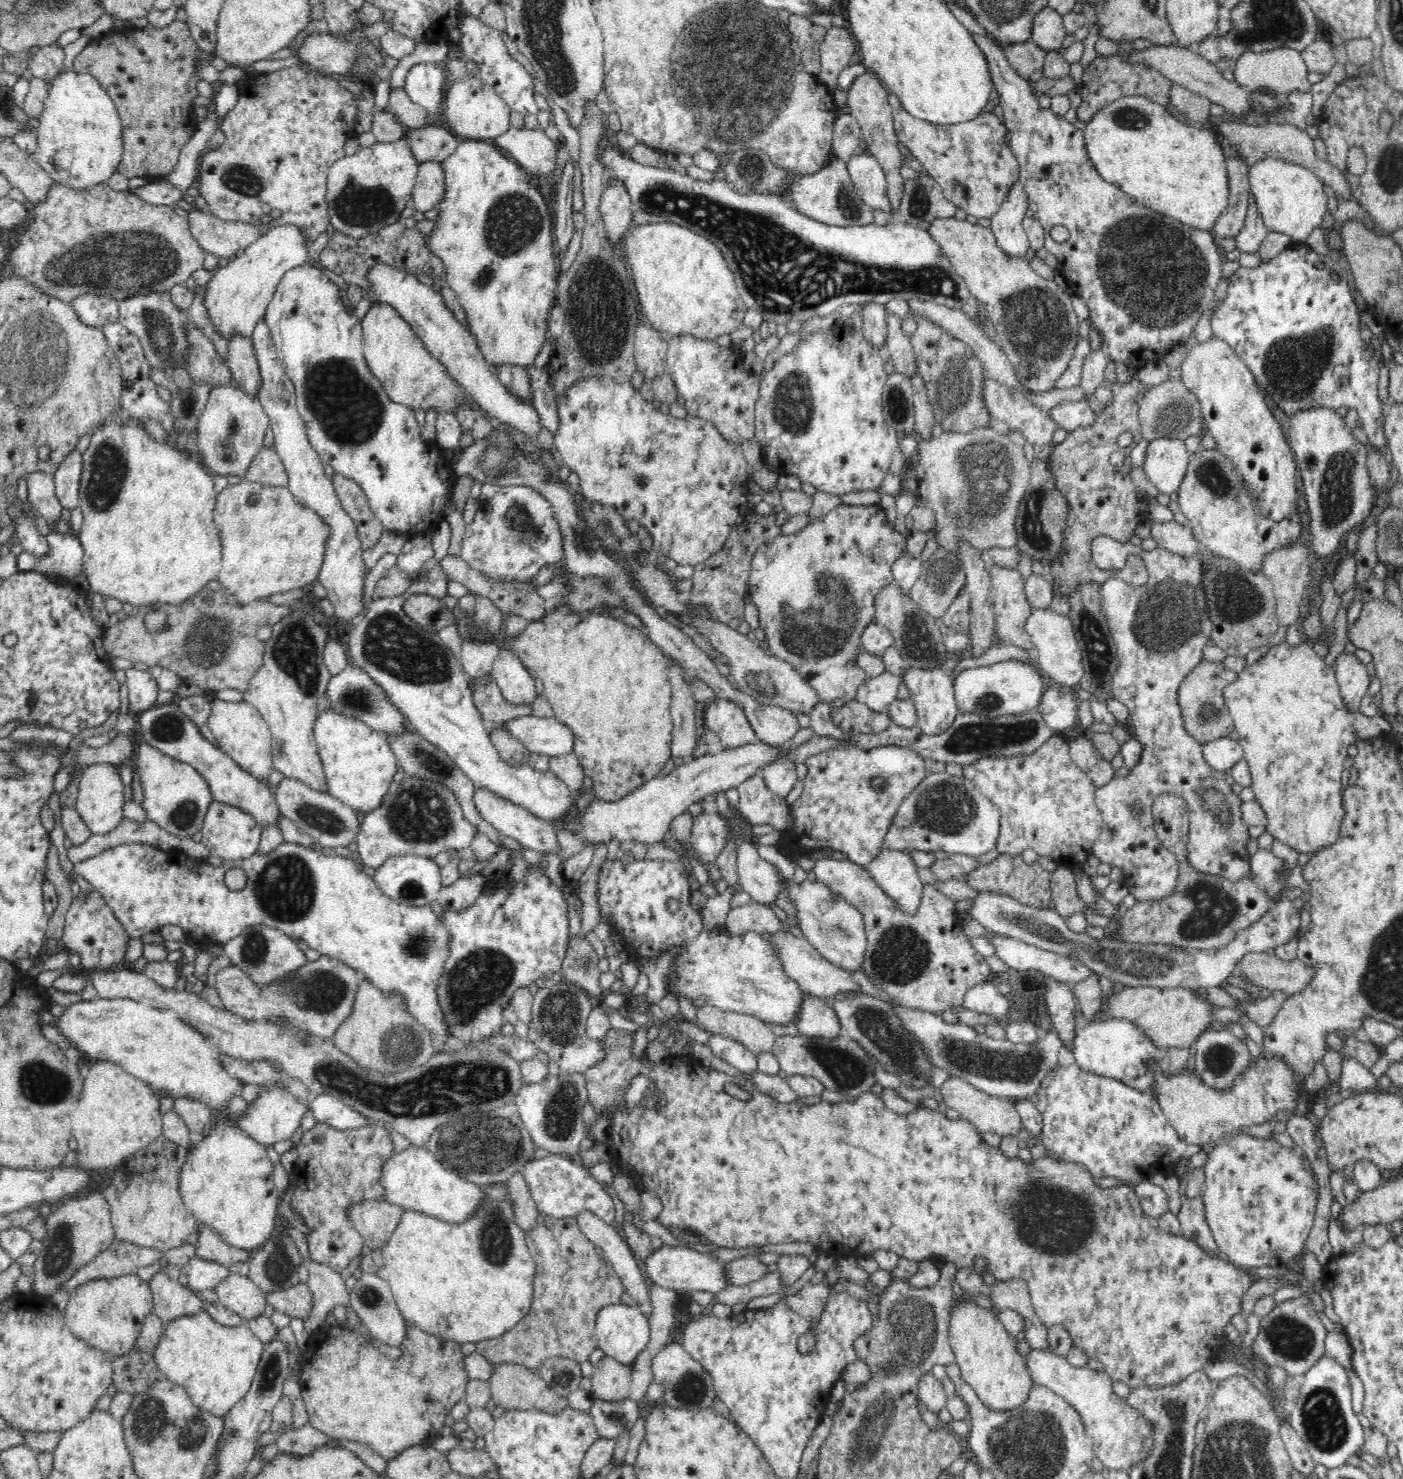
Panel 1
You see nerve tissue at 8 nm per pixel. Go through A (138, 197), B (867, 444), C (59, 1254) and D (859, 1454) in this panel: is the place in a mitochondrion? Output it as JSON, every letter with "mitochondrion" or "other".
{"A":"other","B":"other","C":"mitochondrion","D":"mitochondrion"}

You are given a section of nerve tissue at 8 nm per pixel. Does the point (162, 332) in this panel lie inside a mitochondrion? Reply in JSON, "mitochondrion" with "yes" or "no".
{"mitochondrion":"yes"}

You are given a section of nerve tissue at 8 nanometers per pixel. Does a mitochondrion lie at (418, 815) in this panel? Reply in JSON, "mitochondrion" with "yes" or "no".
{"mitochondrion":"yes"}

